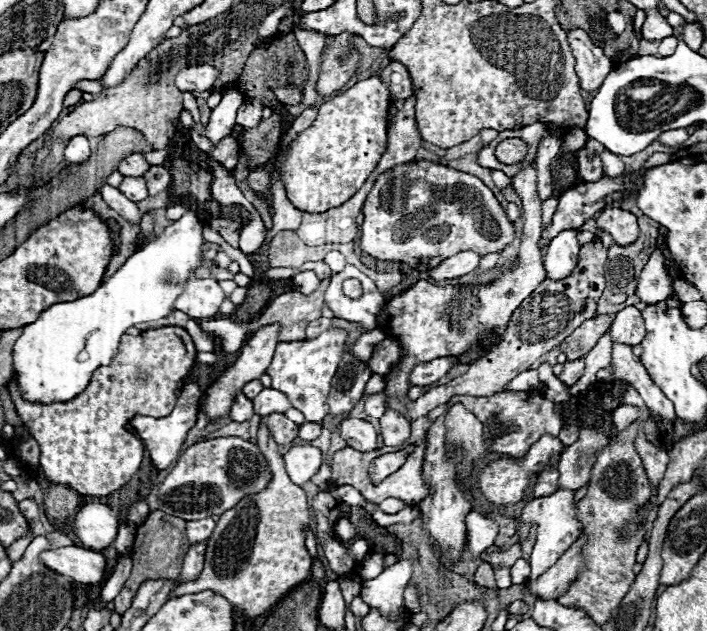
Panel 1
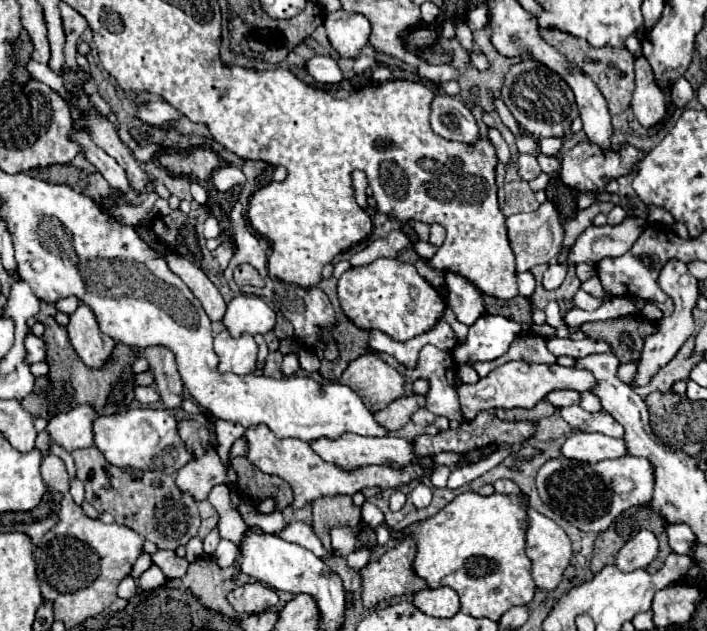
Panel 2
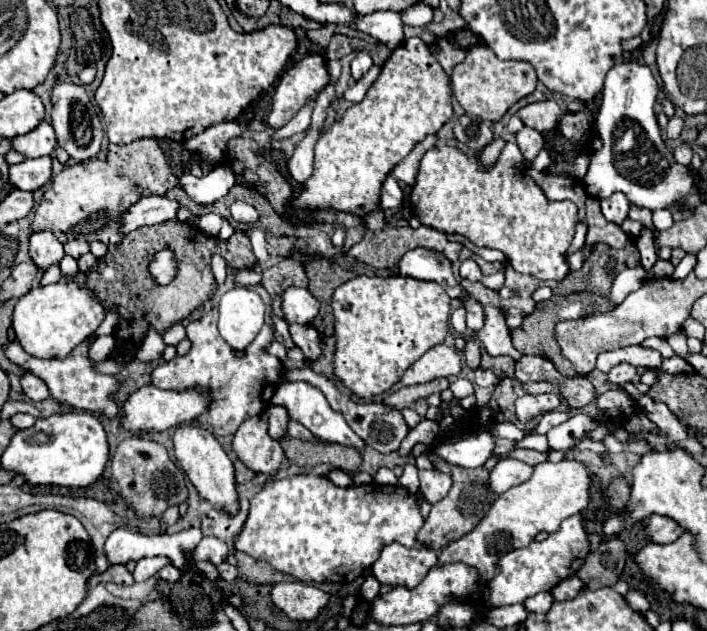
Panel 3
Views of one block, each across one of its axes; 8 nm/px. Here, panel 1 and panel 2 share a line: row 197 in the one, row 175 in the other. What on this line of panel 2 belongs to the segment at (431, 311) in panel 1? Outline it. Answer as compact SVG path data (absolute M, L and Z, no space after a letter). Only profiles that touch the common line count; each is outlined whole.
M520 154L516 160L516 166L518 166L518 174L522 180L534 180L540 174L538 160L532 154Z

